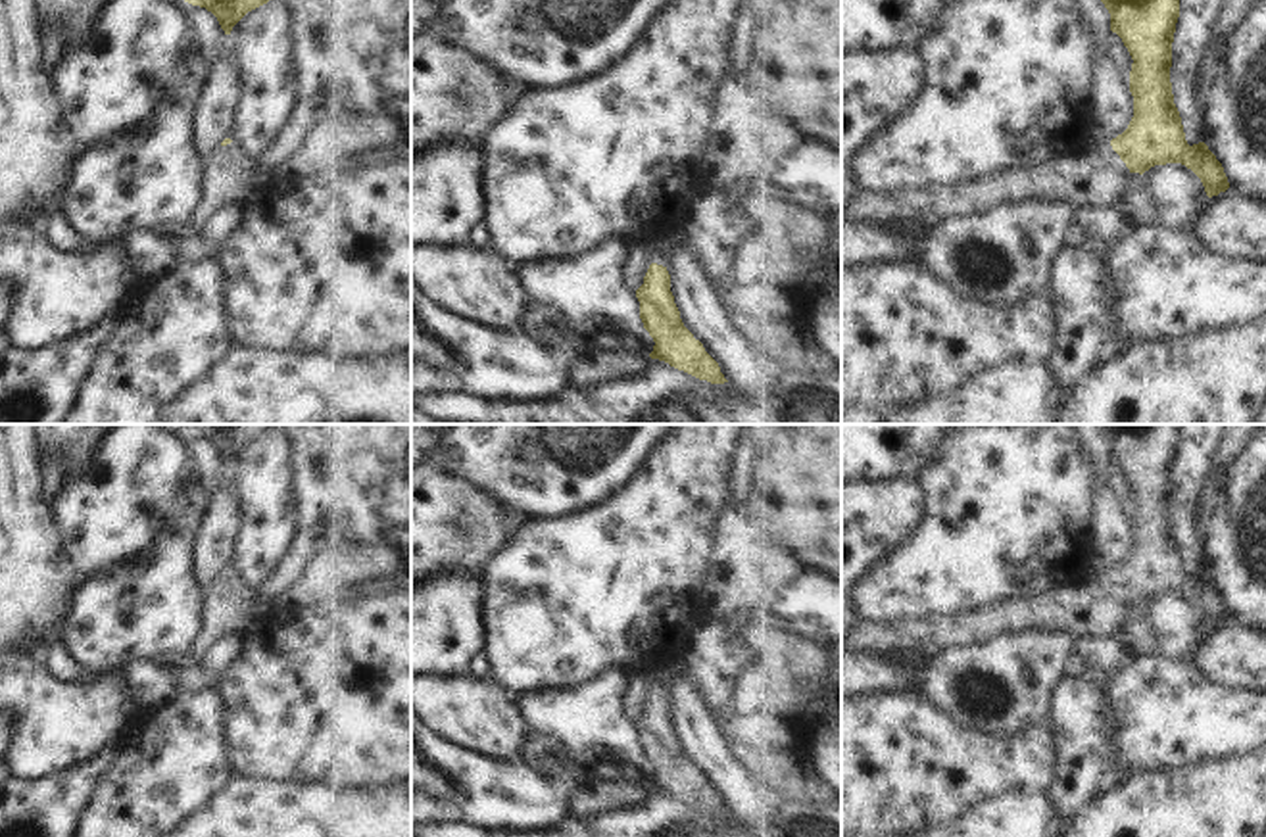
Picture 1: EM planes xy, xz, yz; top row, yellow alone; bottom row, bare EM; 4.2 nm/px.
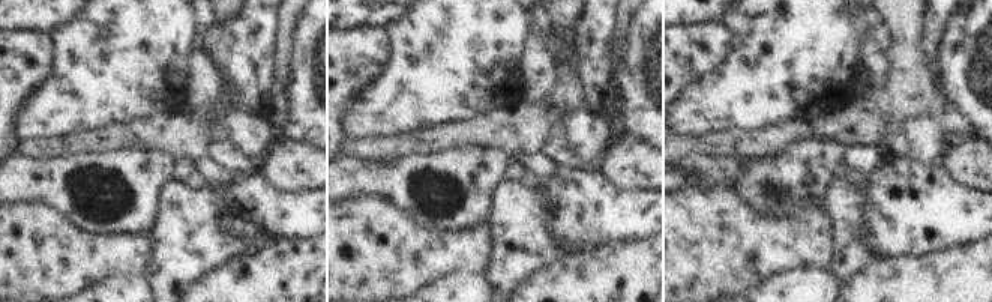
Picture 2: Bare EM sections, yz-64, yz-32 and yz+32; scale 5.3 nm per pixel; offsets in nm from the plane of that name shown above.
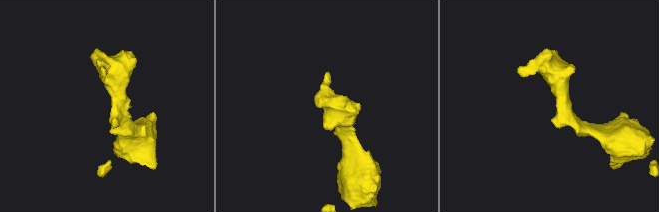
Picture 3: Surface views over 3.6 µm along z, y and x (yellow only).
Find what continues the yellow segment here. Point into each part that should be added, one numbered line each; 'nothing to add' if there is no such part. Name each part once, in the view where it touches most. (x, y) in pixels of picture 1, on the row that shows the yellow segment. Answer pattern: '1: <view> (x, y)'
1: yz (1095, 175)

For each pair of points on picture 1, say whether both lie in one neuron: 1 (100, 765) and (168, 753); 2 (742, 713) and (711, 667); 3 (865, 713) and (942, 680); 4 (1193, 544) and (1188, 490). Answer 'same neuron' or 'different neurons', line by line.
1: different neurons
2: same neuron
3: different neurons
4: same neuron

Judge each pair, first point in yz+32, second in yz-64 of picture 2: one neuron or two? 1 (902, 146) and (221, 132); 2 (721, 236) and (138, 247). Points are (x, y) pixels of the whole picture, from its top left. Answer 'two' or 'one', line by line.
1: two
2: one

